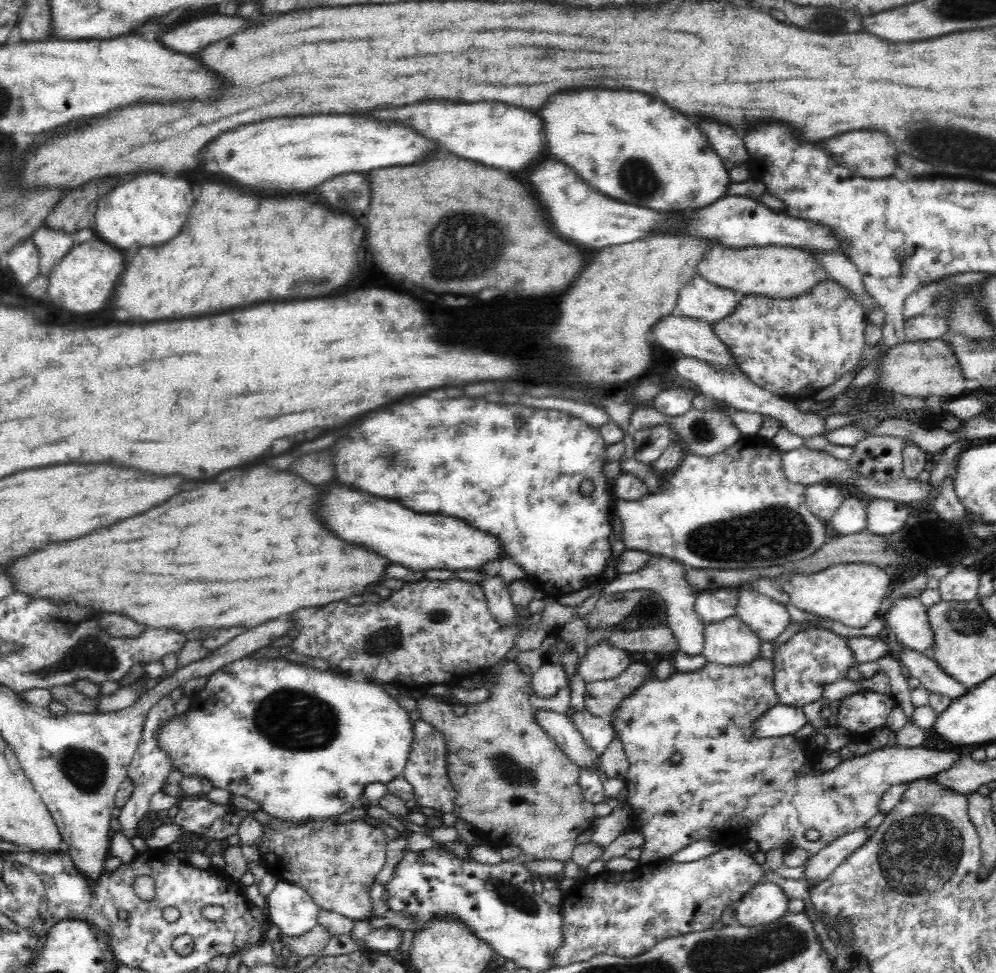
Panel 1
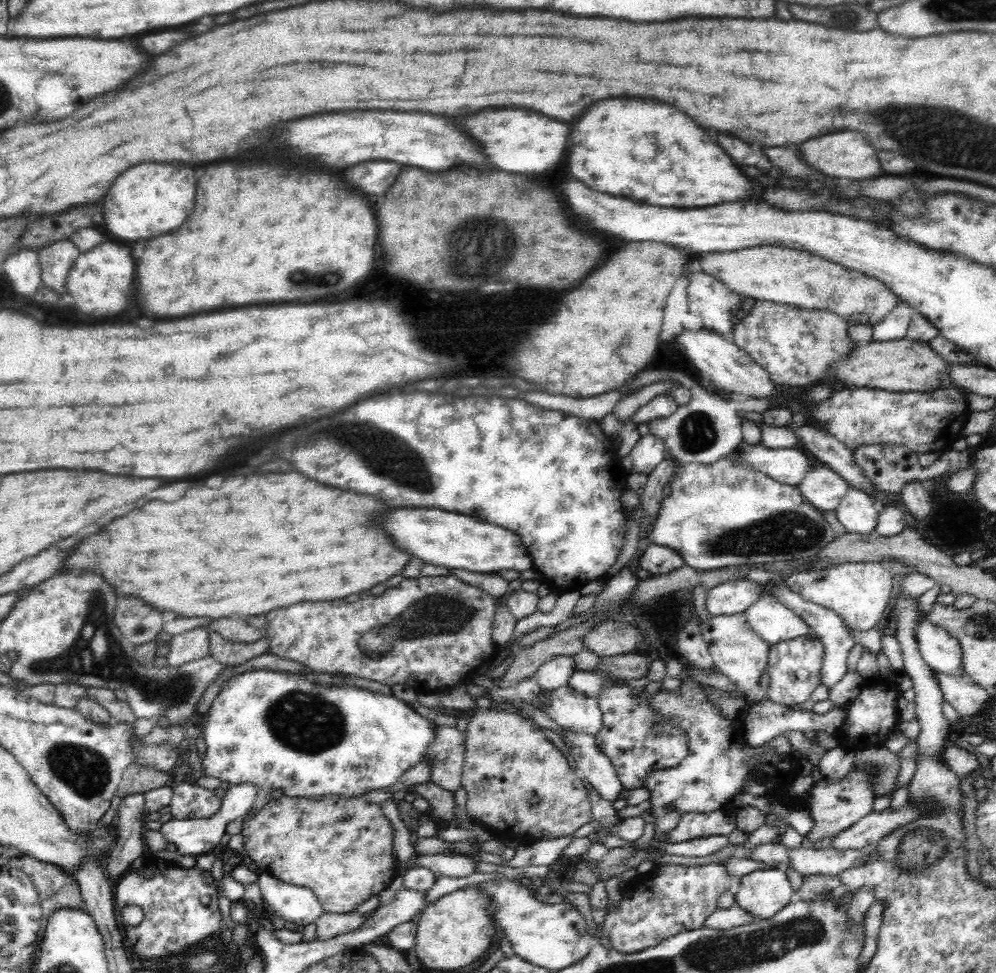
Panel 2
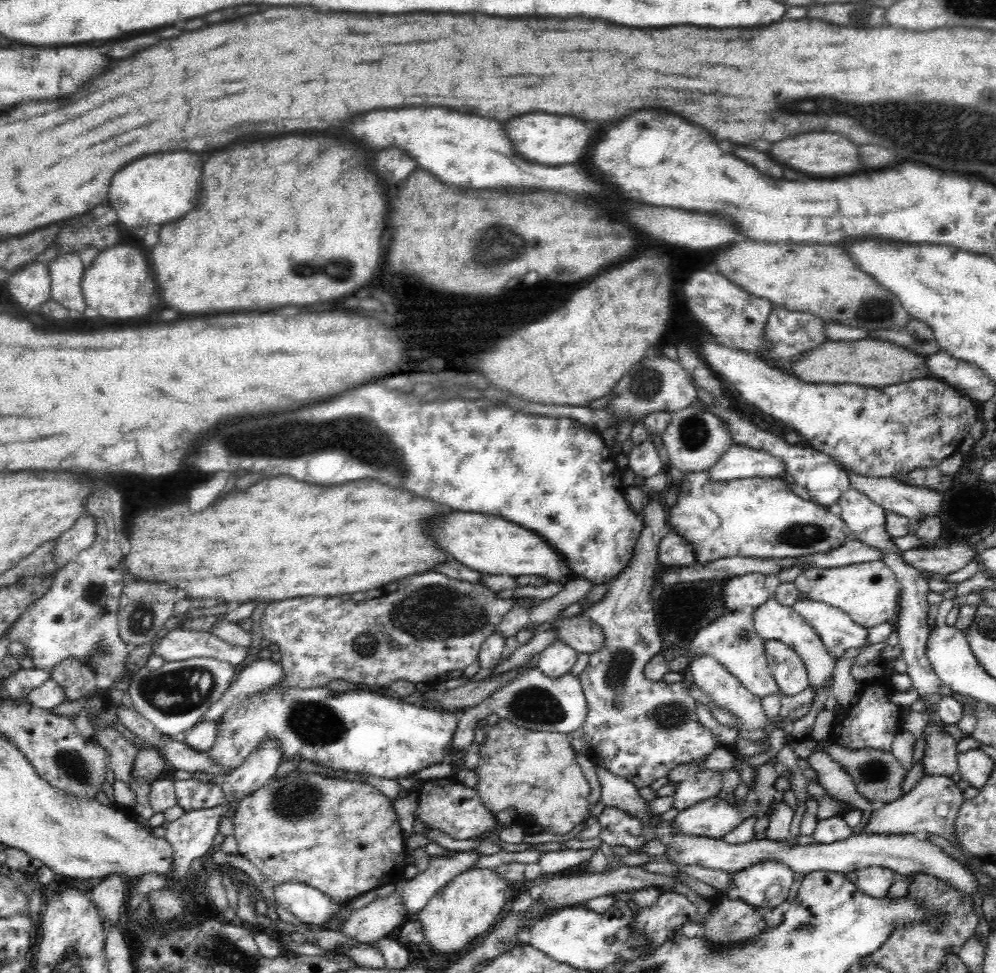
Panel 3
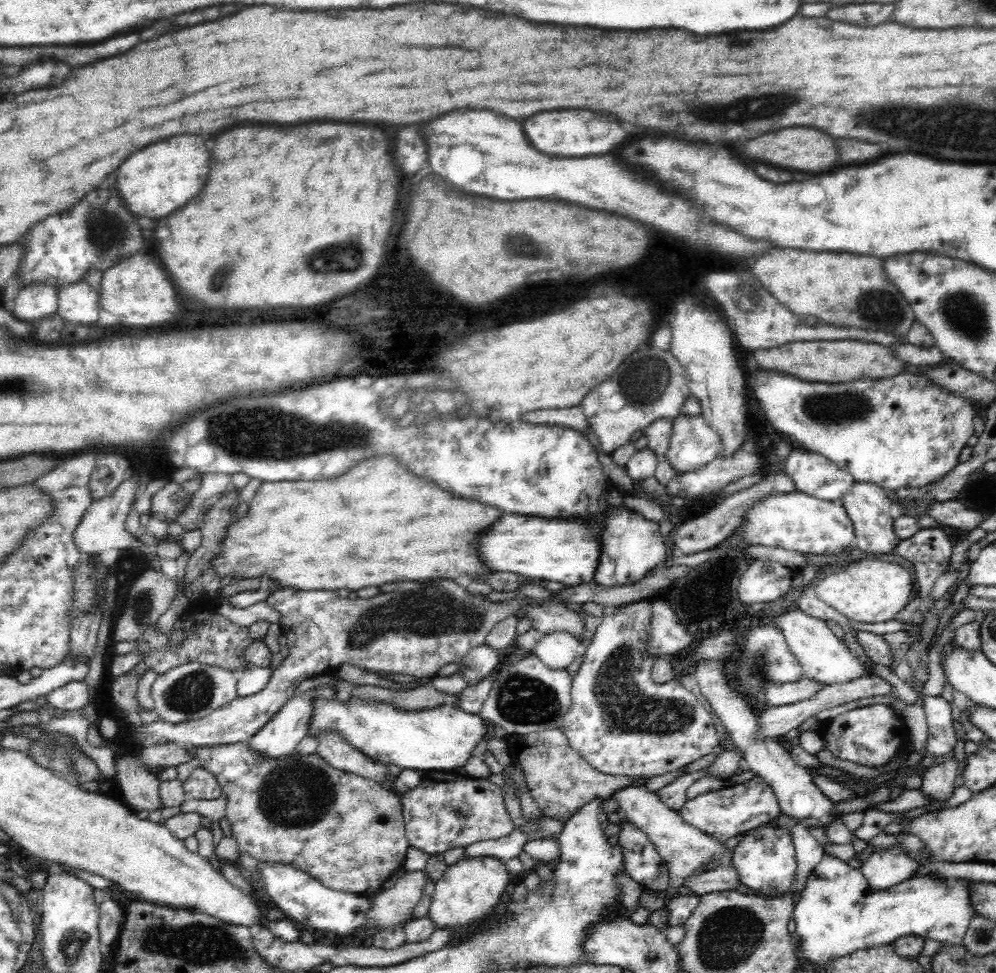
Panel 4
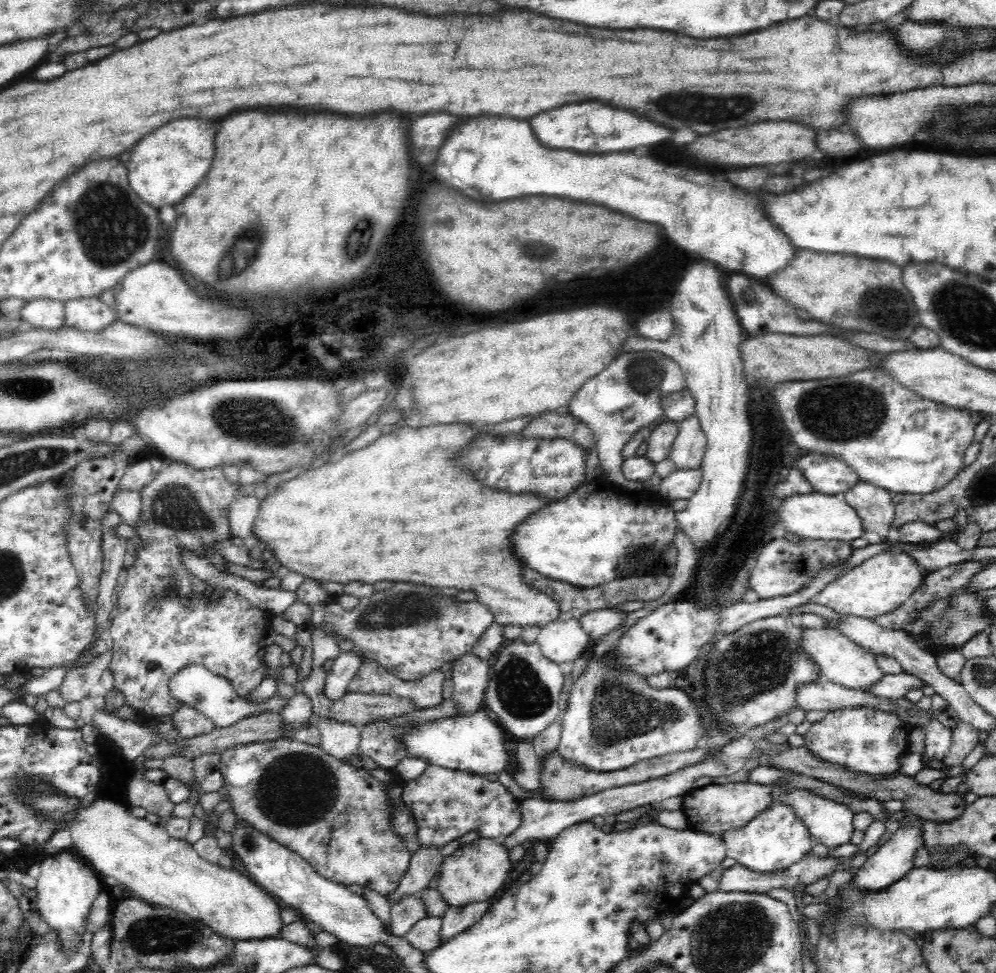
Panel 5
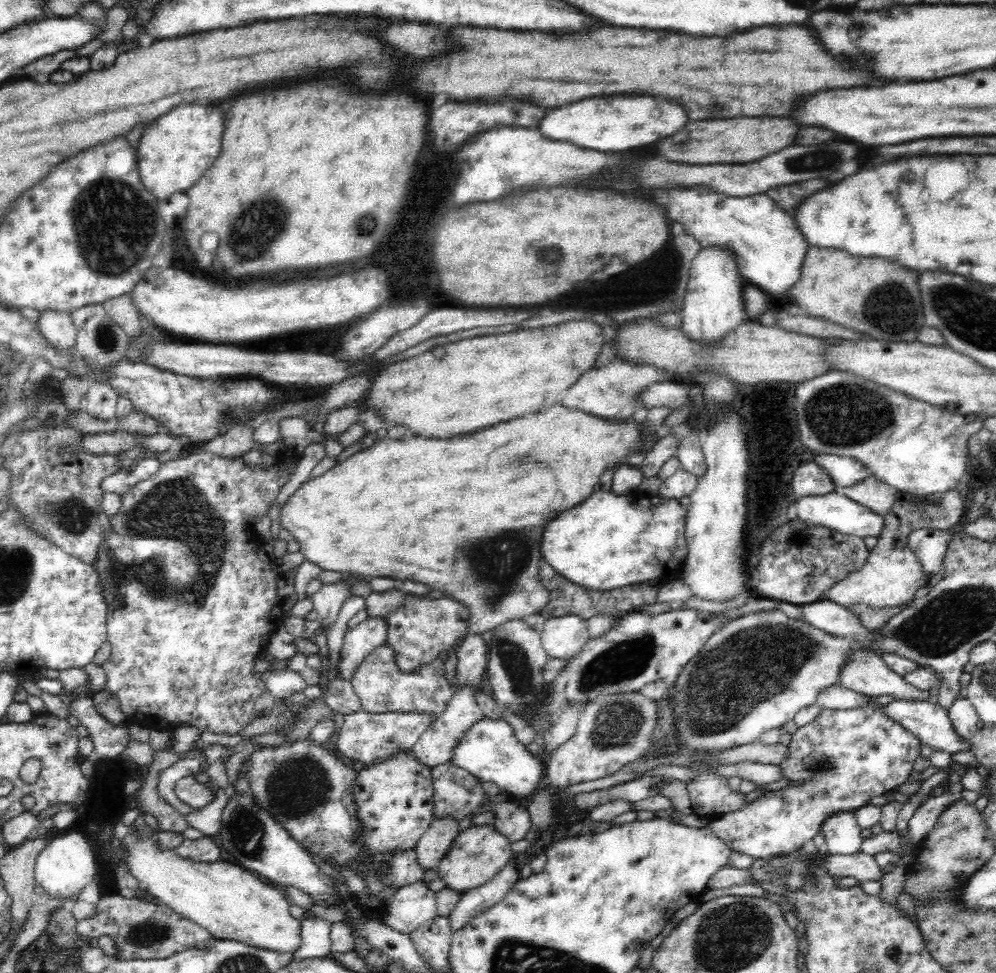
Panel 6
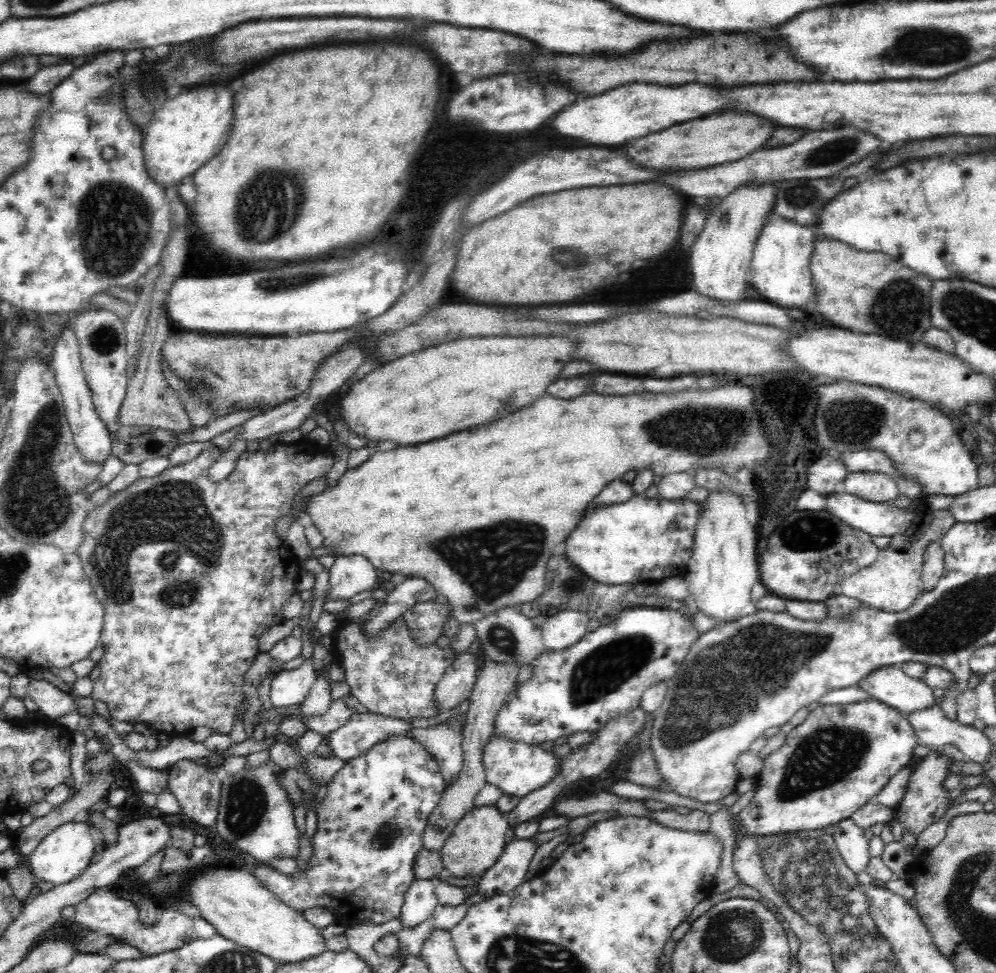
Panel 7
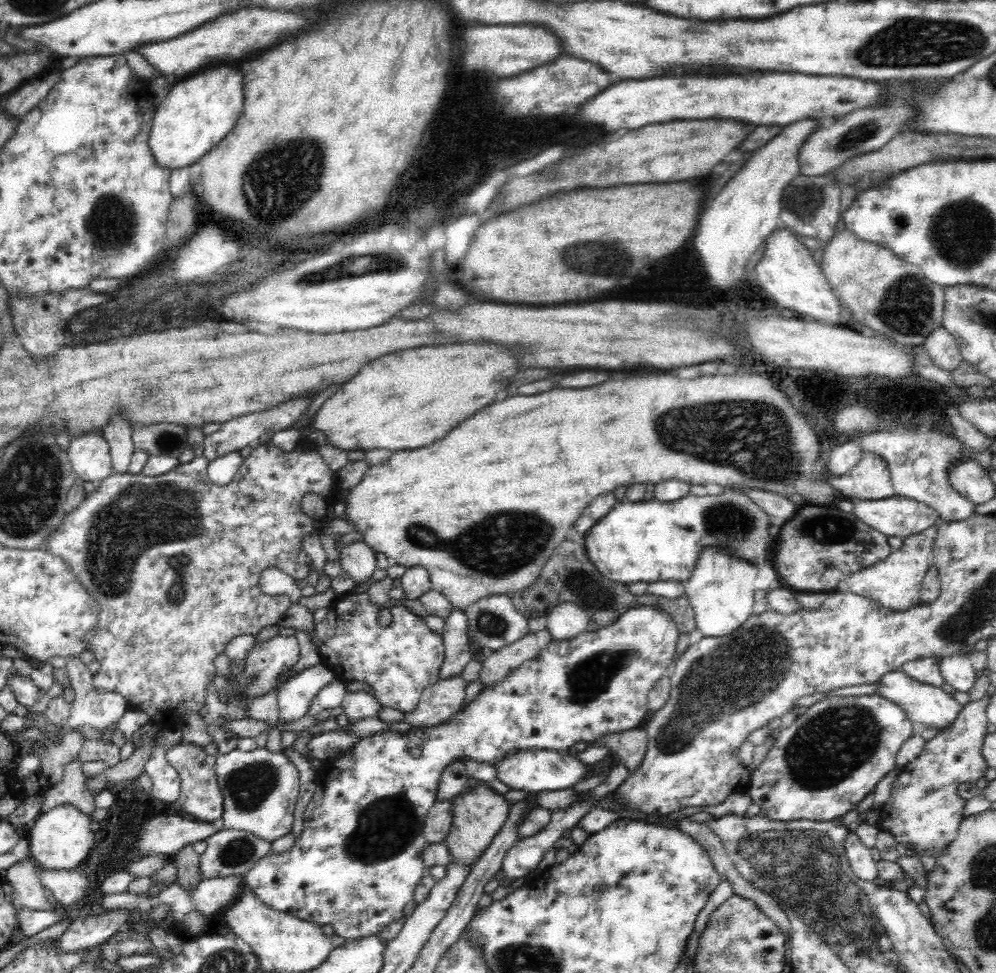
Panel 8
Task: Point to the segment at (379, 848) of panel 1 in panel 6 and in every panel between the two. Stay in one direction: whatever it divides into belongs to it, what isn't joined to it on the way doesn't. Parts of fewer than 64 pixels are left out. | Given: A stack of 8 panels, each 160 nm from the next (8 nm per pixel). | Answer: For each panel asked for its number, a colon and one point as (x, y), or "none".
2: (341, 849)
3: (342, 838)
4: (348, 832)
5: (337, 817)
6: (303, 785)

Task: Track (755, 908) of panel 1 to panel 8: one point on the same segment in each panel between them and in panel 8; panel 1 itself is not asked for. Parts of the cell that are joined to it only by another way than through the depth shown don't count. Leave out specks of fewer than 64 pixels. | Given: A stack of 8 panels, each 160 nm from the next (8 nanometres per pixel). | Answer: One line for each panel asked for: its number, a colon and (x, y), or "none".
2: (762, 894)
3: (766, 886)
4: (765, 861)
5: (775, 840)
6: (844, 758)
7: (840, 757)
8: (832, 756)

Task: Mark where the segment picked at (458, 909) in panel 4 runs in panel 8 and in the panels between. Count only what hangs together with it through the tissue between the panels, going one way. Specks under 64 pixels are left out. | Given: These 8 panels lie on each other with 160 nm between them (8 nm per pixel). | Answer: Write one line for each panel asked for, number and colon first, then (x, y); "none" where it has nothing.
5: (477, 872)
6: (477, 855)
7: (480, 838)
8: (478, 815)

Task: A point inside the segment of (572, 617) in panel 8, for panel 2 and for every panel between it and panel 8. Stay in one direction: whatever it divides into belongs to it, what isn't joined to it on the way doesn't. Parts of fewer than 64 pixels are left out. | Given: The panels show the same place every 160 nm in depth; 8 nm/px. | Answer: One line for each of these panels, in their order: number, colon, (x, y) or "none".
2: (555, 673)
3: (556, 660)
4: (557, 651)
5: (564, 640)
6: (562, 637)
7: (559, 632)

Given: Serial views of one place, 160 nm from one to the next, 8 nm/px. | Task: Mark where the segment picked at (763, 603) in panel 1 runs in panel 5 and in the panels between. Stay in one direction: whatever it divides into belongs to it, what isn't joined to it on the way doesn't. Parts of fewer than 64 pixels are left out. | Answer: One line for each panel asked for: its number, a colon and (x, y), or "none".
2: (774, 623)
3: (772, 621)
4: (823, 658)
5: (840, 660)

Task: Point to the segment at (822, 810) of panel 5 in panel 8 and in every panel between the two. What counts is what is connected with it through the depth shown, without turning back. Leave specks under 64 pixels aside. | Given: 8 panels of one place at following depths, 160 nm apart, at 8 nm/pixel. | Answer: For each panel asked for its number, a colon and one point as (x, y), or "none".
6: (841, 831)
7: (851, 842)
8: (861, 861)

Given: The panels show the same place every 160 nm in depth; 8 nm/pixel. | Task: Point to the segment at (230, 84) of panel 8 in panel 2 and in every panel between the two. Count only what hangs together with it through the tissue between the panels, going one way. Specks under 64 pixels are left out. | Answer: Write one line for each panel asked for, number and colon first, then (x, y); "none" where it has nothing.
2: (148, 200)
3: (158, 189)
4: (153, 183)
5: (168, 164)
6: (175, 151)
7: (187, 132)

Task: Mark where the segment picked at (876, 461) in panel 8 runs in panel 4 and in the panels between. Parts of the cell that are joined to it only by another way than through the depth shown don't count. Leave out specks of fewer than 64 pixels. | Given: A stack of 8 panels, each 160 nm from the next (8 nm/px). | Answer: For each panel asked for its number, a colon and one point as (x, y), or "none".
4: (867, 506)
5: (874, 506)
6: (871, 493)
7: (881, 488)

